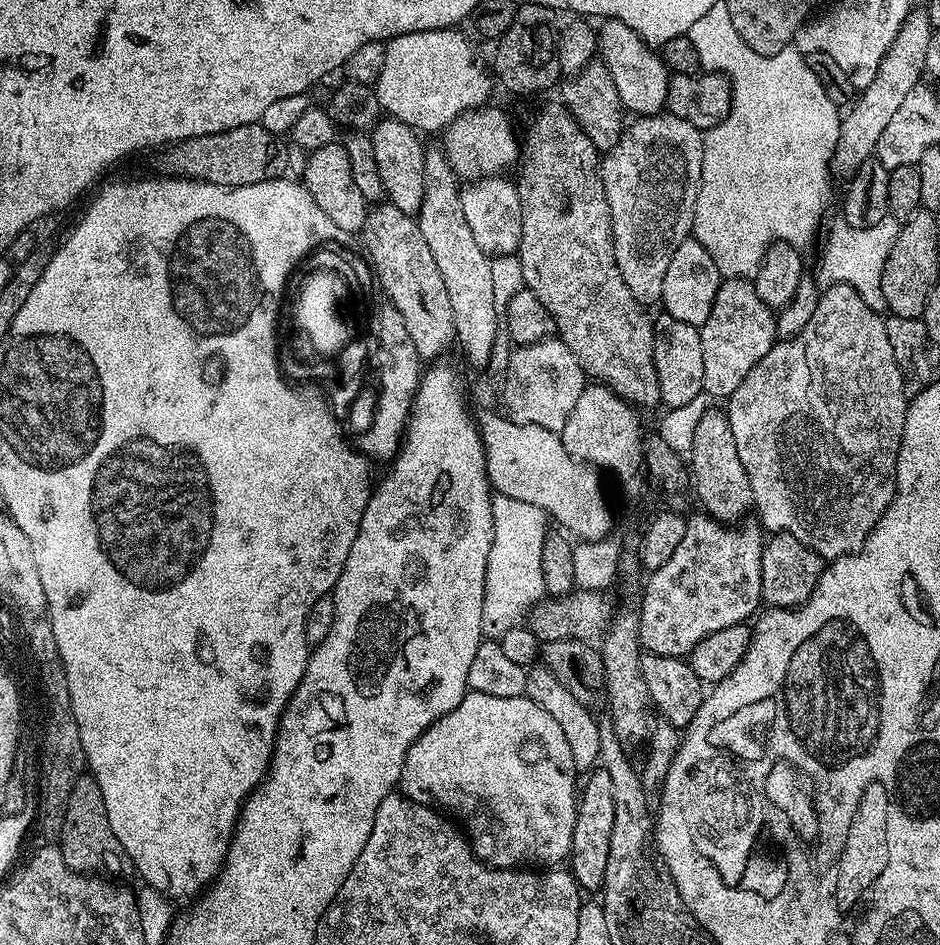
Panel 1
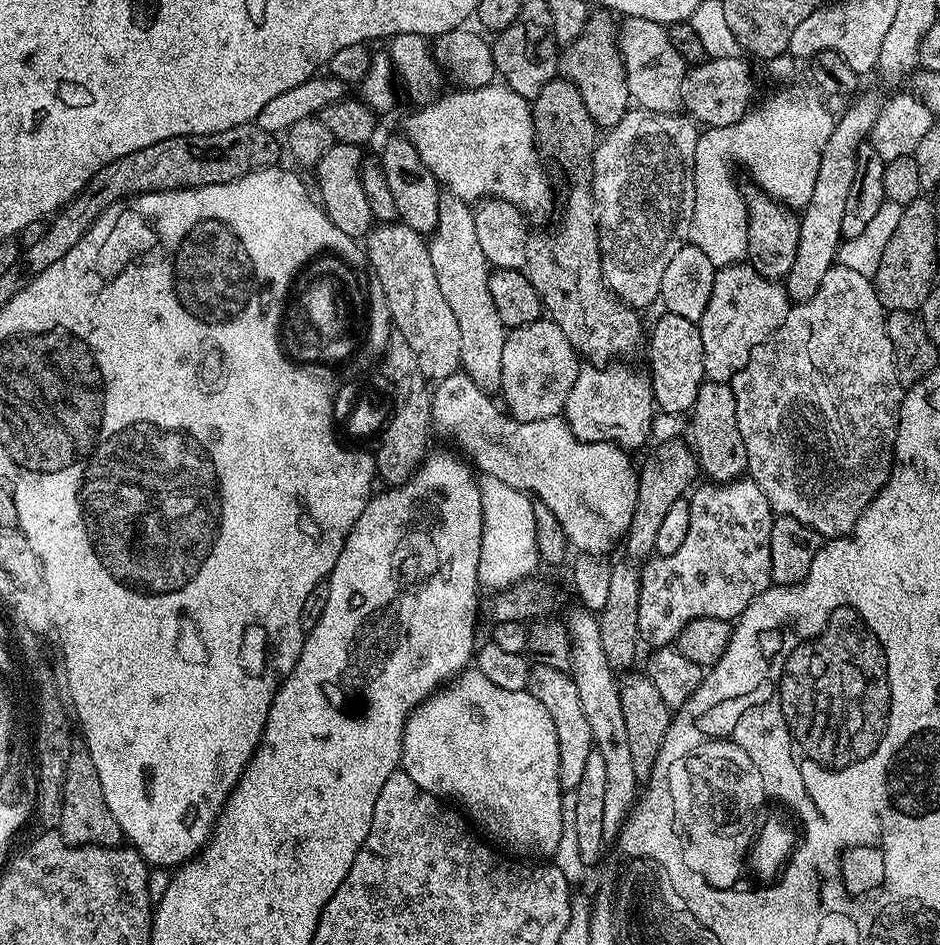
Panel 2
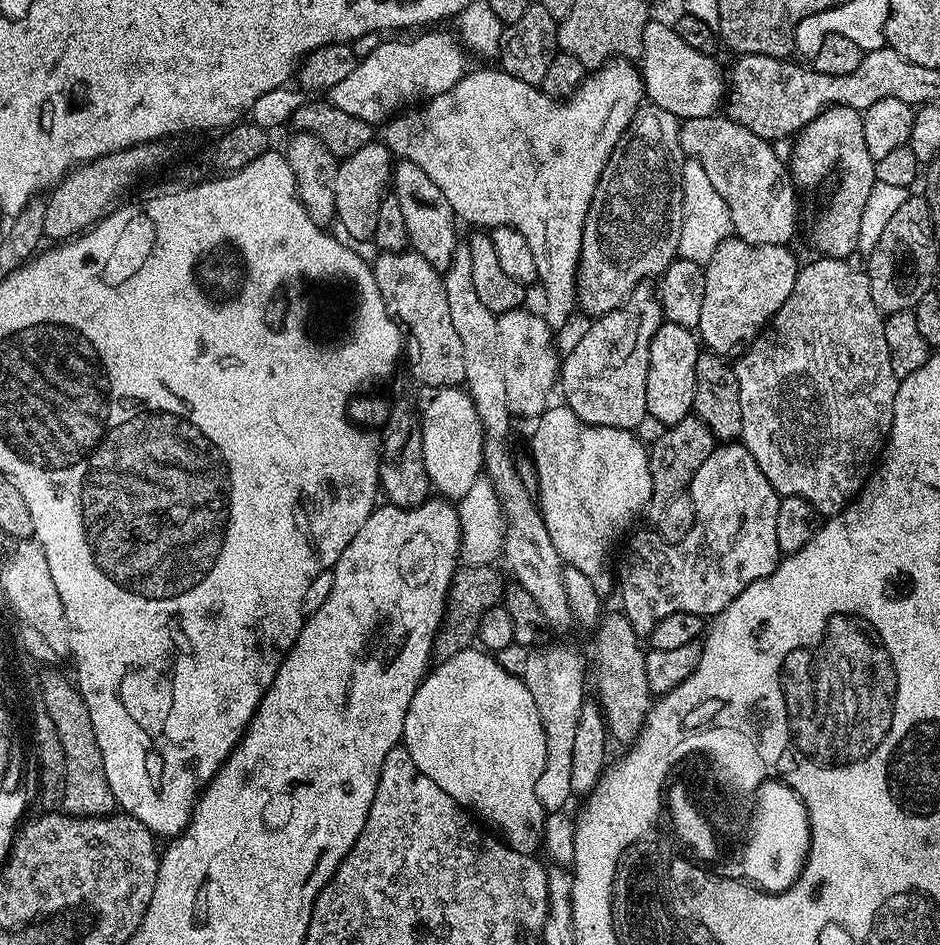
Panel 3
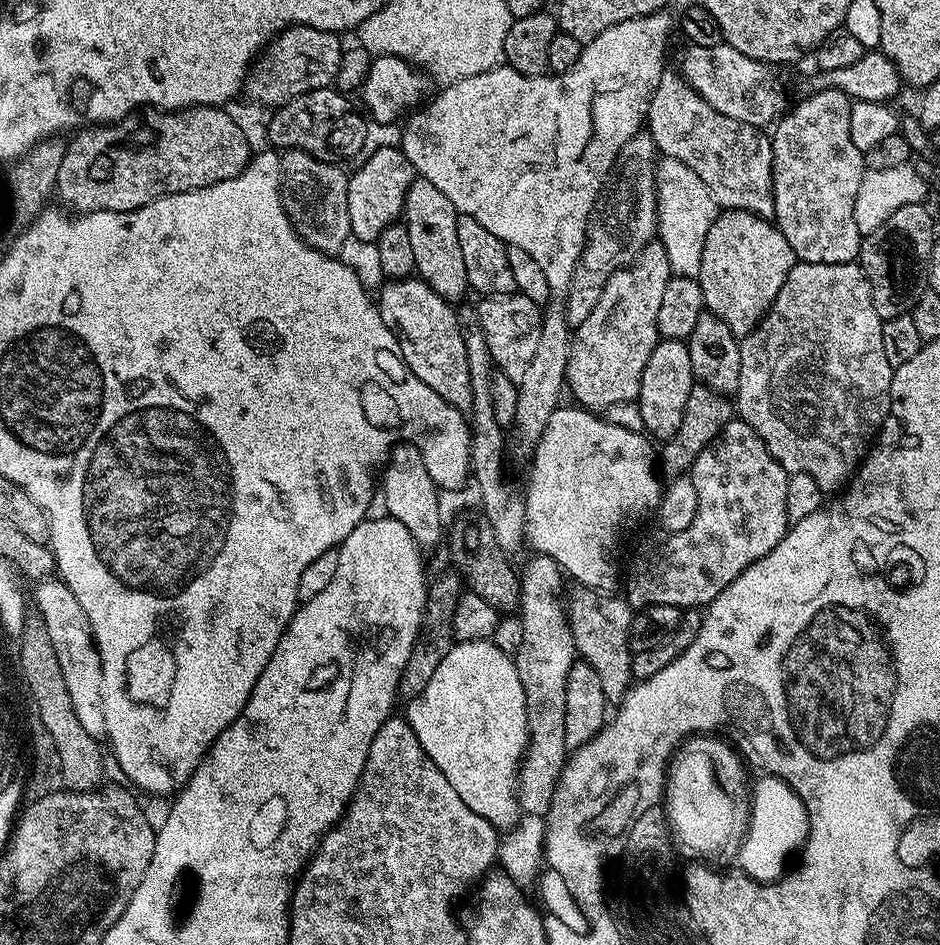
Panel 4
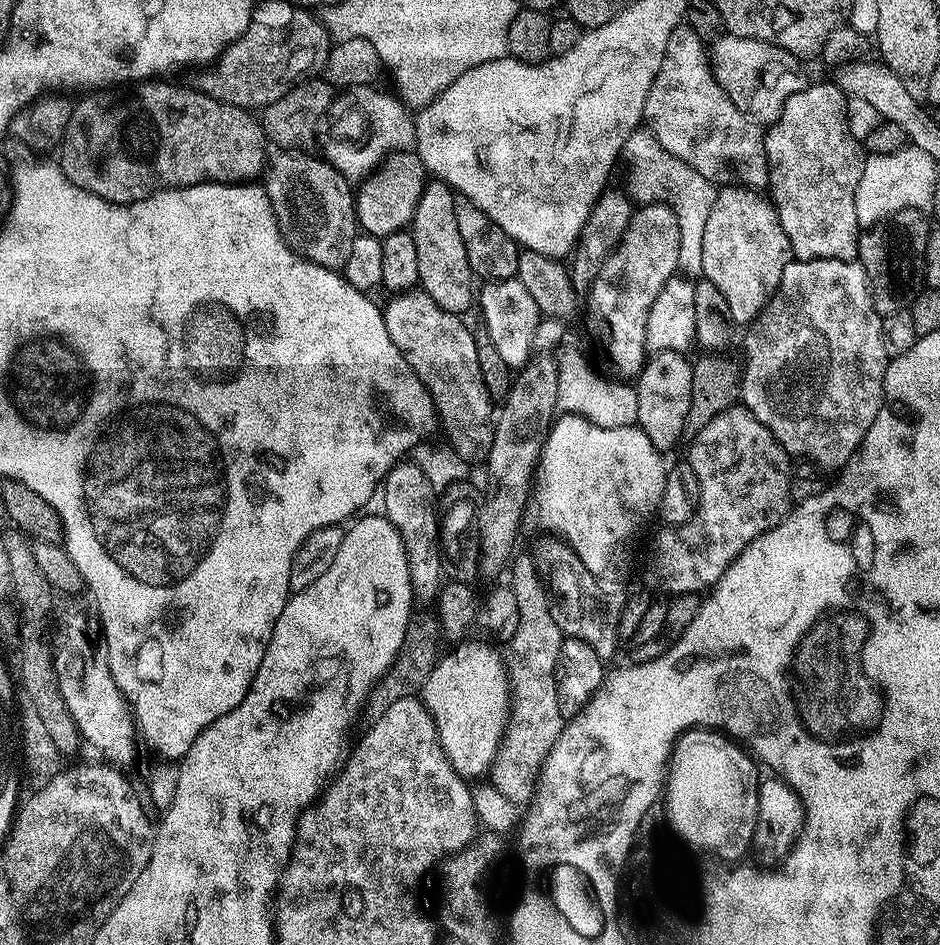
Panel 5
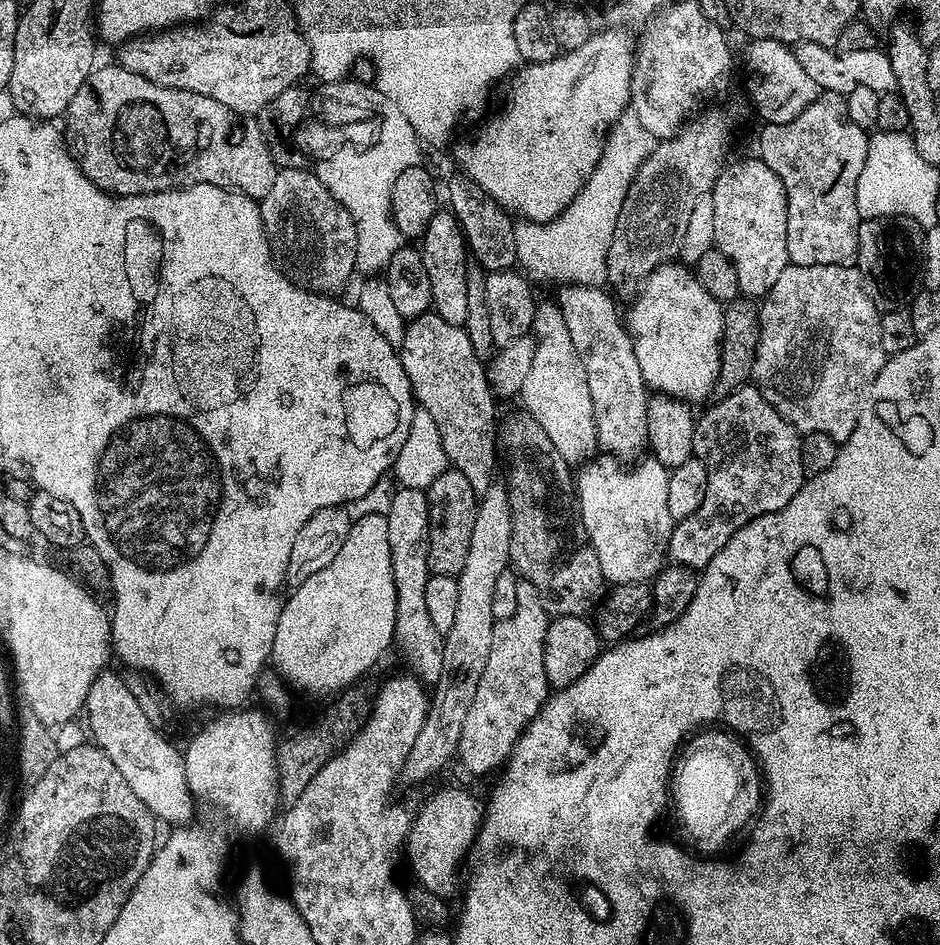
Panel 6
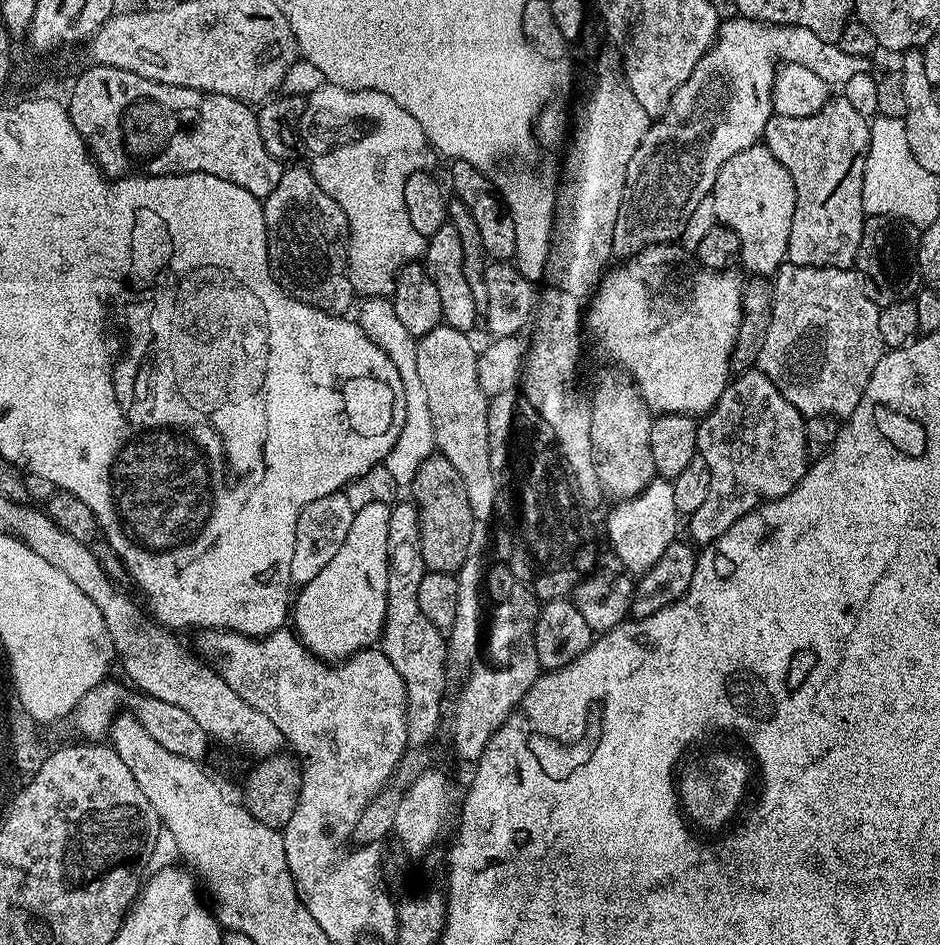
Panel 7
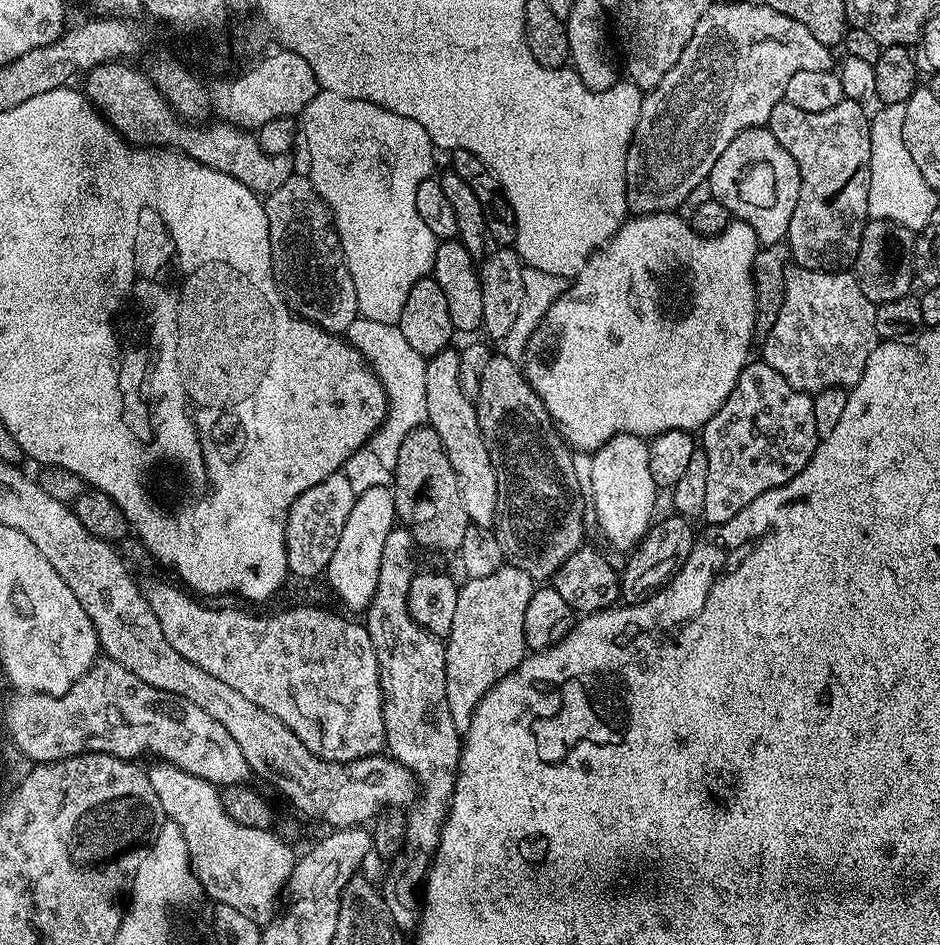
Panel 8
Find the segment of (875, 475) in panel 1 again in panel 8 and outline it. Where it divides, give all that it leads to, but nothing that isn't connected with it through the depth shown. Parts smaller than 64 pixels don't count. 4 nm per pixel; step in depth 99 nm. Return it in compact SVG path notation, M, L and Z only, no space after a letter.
M789 266L786 270L786 298L782 302L782 311L778 313L778 318L774 322L774 330L770 330L770 334L762 342L762 348L764 348L763 363L778 370L778 374L782 374L786 378L786 382L790 382L790 386L794 386L800 392L815 394L827 388L851 390L862 378L862 370L866 370L866 358L870 358L870 354L878 343L876 327L874 326L875 317L876 305L870 302L870 298L866 298L866 294L862 294L860 283L856 281L855 275L851 271L819 272L818 270Z

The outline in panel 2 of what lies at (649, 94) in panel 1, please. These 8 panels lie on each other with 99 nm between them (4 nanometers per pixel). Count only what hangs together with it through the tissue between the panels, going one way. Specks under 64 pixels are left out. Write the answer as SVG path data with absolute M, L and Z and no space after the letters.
M625 16L618 24L616 44L620 47L626 70L629 97L639 107L651 112L675 113L681 107L680 80L684 77L686 65L682 54L670 46L667 27L646 18Z

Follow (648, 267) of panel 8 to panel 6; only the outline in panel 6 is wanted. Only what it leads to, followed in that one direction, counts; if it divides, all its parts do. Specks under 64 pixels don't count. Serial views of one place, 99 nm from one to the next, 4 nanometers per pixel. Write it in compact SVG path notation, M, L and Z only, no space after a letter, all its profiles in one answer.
M669 262L667 264L659 264L640 285L638 291L635 293L634 299L636 301L632 304L632 309L629 310L628 316L626 312L626 327L629 336L632 338L632 345L634 346L634 354L638 358L638 366L642 370L642 378L645 384L653 393L672 396L676 400L685 402L693 402L692 400L704 400L709 395L713 395L716 387L716 379L720 373L720 349L724 339L724 314L726 311L725 305L721 301L715 300L710 294L710 290L706 290L706 286L702 286L702 282L696 276L695 271L689 270L683 263Z

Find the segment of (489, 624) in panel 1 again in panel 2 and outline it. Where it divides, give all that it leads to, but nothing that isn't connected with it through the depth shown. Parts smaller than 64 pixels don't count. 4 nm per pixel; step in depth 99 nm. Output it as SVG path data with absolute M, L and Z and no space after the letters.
M481 475L480 497L482 498L482 546L478 554L478 582L489 593L500 593L512 584L531 577L536 564L541 563L538 546L535 544L535 520L532 509L533 497L514 486L506 486L498 478Z

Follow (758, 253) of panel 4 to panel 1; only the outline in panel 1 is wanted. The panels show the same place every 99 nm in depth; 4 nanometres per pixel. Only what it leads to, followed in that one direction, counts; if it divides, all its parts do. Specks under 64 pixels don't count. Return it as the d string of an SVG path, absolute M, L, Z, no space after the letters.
M748 278L721 279L718 294L714 294L714 306L710 306L710 318L702 325L700 337L702 338L702 378L704 379L704 392L709 397L721 396L727 398L742 386L746 374L766 358L766 354L777 343L776 316L773 309L766 306L758 294L755 283Z

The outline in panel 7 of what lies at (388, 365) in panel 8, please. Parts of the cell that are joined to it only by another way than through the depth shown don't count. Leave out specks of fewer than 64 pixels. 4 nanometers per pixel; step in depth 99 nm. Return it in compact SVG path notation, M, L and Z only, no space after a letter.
M365 297L356 314L357 324L368 338L380 349L387 352L387 356L398 369L402 378L402 386L406 394L406 422L403 424L402 434L395 442L390 452L382 462L388 473L394 478L400 488L409 487L425 458L433 455L436 439L434 438L433 419L430 408L426 405L425 392L422 390L422 381L419 379L417 360L417 337L407 330L399 321L391 299L387 297Z

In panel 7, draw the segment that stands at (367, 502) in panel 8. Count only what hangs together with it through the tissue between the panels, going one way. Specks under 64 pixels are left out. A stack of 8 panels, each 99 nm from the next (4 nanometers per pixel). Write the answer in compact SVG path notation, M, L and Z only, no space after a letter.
M374 501L356 510L350 522L350 531L342 546L338 546L338 554L326 562L322 574L310 578L310 582L295 593L290 608L291 627L305 648L319 660L347 660L355 652L371 649L379 641L386 614L388 531L389 505Z

